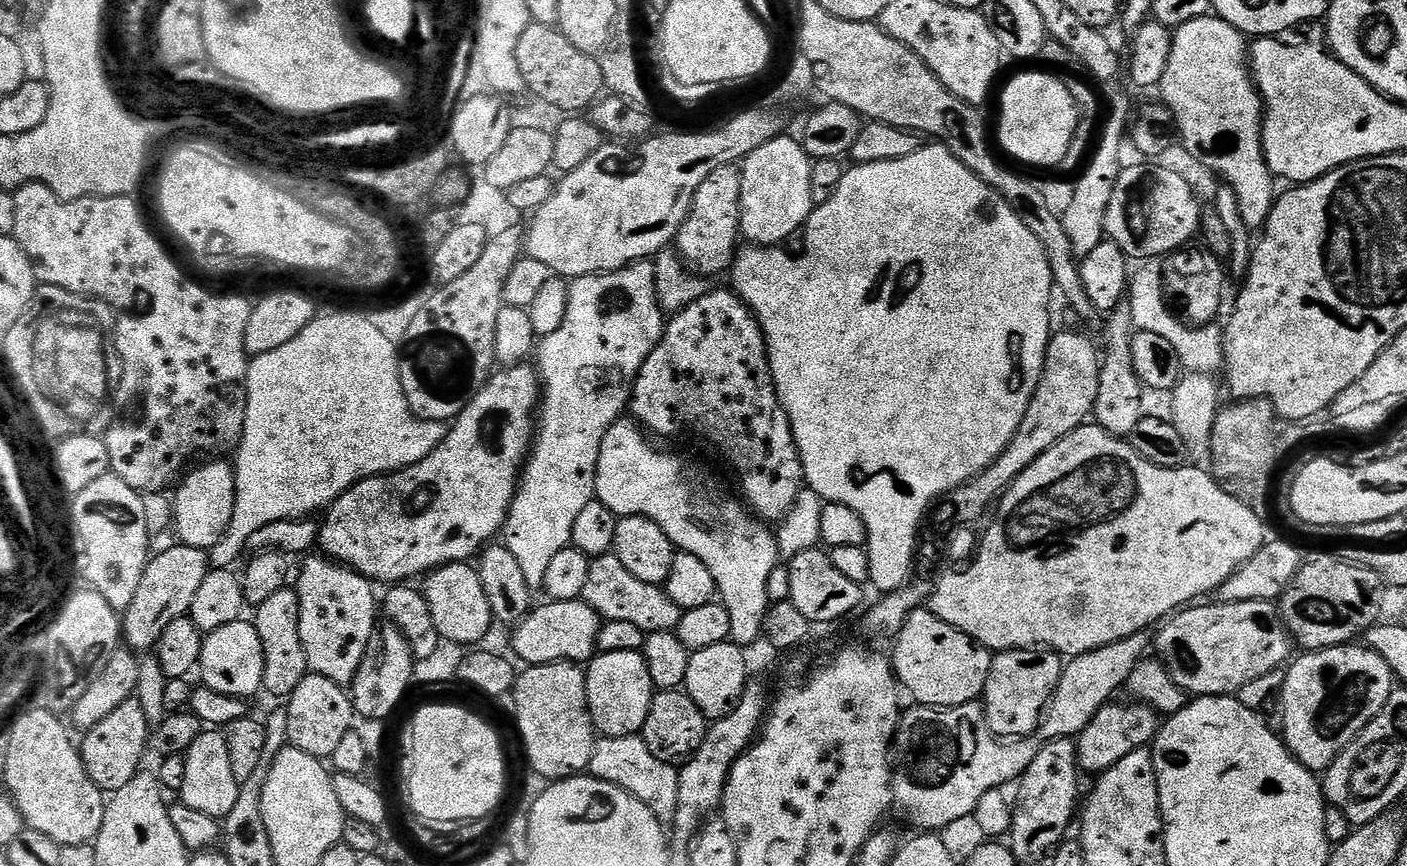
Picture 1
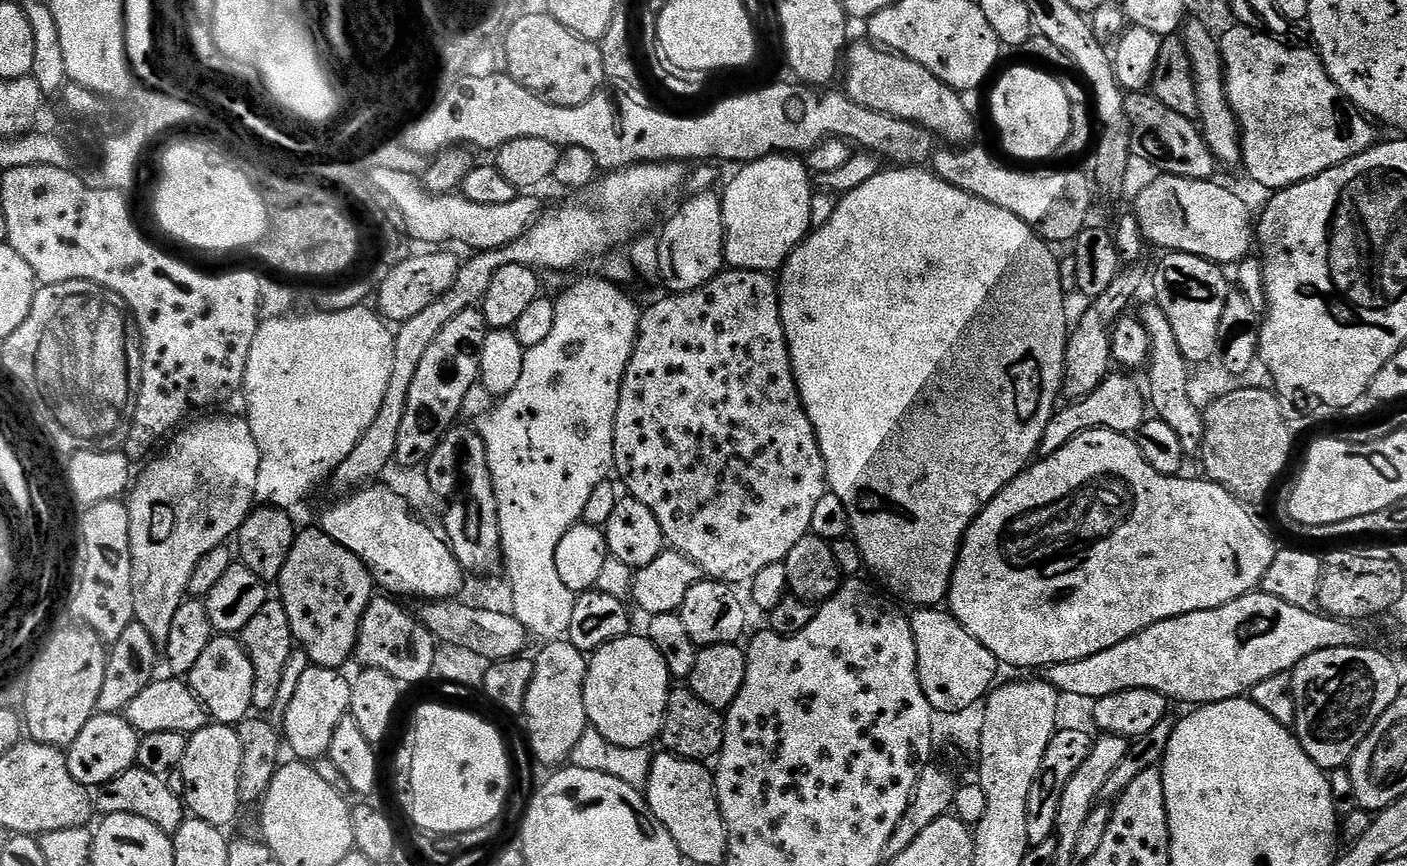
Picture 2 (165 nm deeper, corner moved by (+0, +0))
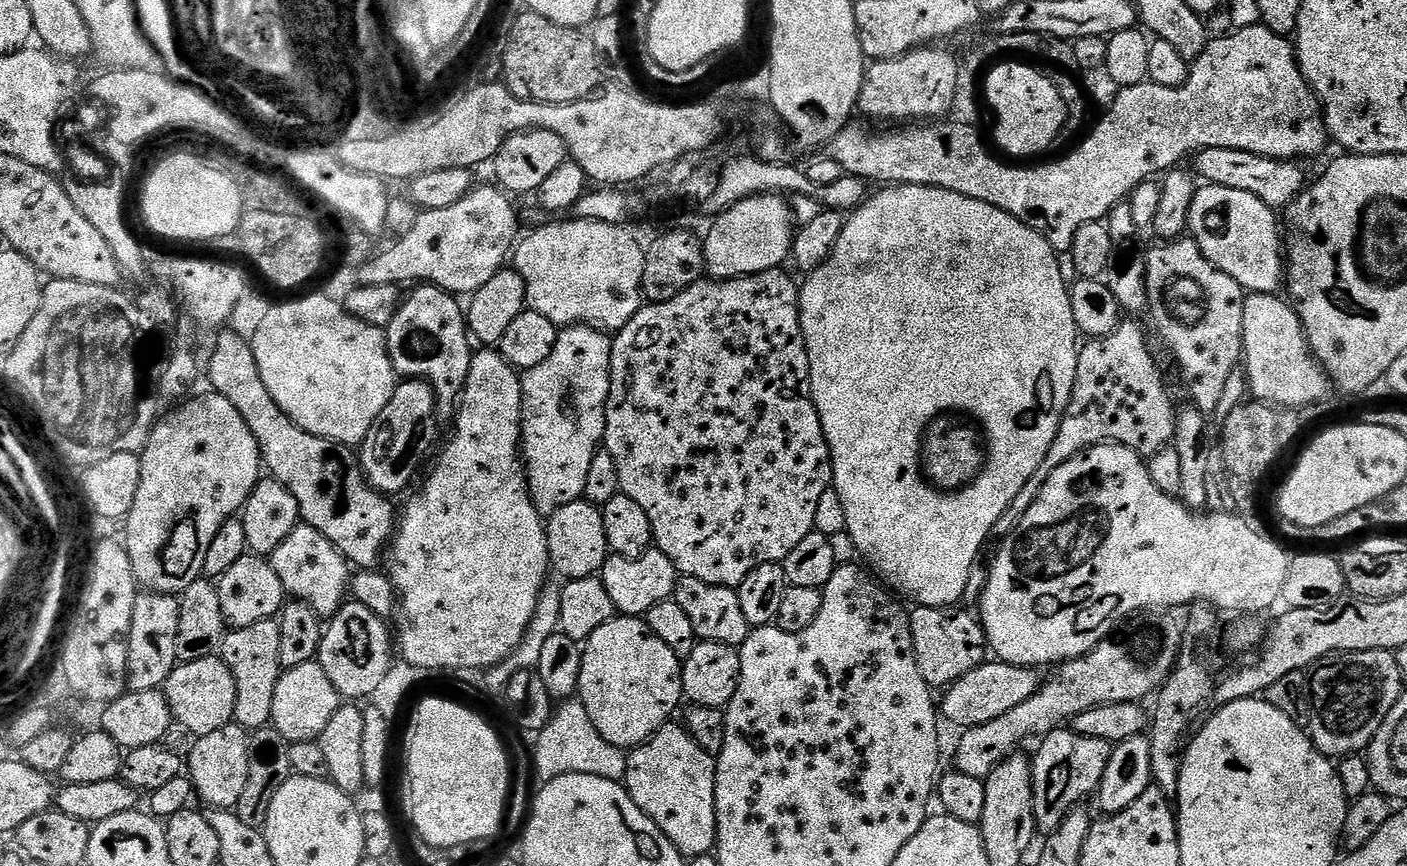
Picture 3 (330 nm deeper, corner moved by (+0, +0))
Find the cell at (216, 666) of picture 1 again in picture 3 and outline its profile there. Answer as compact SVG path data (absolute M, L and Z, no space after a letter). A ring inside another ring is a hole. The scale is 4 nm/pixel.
M213 654L185 664L177 663L162 691L168 700L173 721L179 727L181 724L186 731L193 732L193 737L214 734L214 730L222 730L222 726L233 723L234 674L230 674L230 666L226 666L219 655Z

